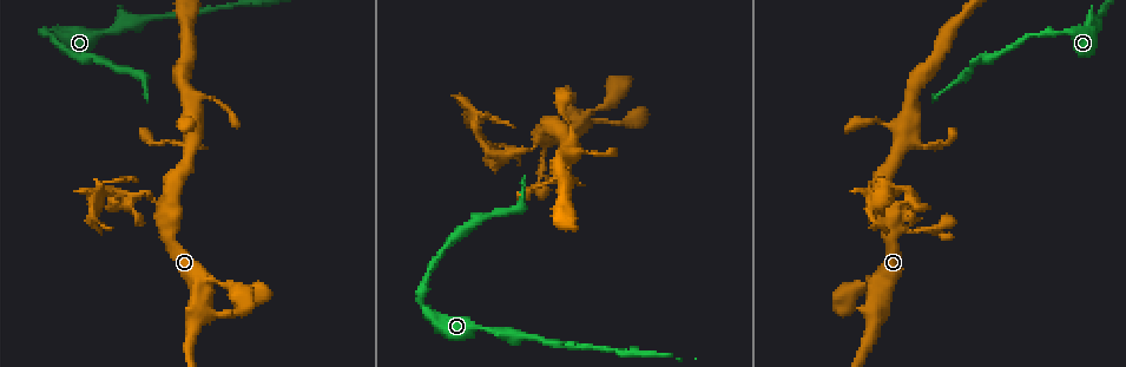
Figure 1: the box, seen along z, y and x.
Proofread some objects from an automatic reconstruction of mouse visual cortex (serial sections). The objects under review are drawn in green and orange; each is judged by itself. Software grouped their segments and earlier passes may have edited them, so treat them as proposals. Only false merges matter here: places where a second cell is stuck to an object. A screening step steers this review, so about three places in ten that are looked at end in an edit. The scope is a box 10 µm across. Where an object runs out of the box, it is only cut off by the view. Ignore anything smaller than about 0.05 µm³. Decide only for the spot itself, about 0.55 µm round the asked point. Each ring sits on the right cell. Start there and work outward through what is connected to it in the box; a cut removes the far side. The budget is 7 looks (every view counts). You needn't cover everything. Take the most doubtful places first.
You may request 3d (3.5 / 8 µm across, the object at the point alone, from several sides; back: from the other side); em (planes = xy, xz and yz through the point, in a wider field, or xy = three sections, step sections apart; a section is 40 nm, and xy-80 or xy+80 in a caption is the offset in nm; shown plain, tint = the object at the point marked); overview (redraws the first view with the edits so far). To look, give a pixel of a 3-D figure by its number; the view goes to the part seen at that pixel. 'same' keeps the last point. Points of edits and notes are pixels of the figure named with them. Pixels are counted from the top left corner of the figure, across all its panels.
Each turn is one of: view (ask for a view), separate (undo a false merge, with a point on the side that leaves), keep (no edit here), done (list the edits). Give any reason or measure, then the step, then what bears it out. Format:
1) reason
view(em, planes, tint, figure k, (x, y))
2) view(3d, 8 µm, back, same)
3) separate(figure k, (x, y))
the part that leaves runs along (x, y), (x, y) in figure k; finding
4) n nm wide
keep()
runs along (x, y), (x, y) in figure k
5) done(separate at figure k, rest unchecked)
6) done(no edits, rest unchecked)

thick turns thin
view(3d, 3.5 µm, figure 1, (1062, 34))

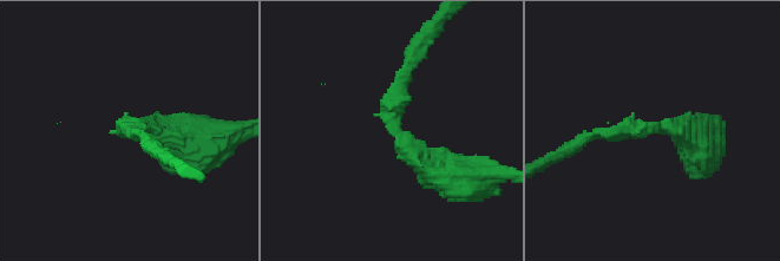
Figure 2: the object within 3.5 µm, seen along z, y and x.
arms of 150, 400 nm; shape alone is not enough
view(em, xy, step 5, tint, figure 2, (393, 131))

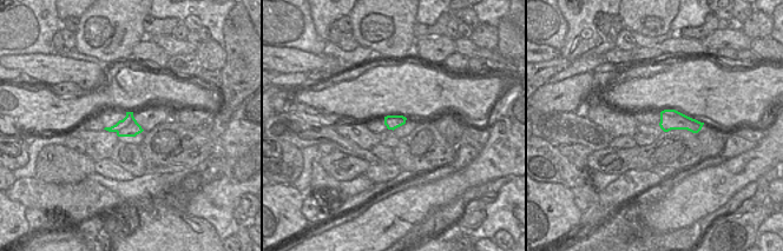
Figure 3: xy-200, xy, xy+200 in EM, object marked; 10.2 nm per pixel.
separate(figure 2, (405, 74))
border along (133, 118), (131, 123), (116, 131) in figure 3; two cells meet here

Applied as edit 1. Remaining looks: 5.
view(overview)

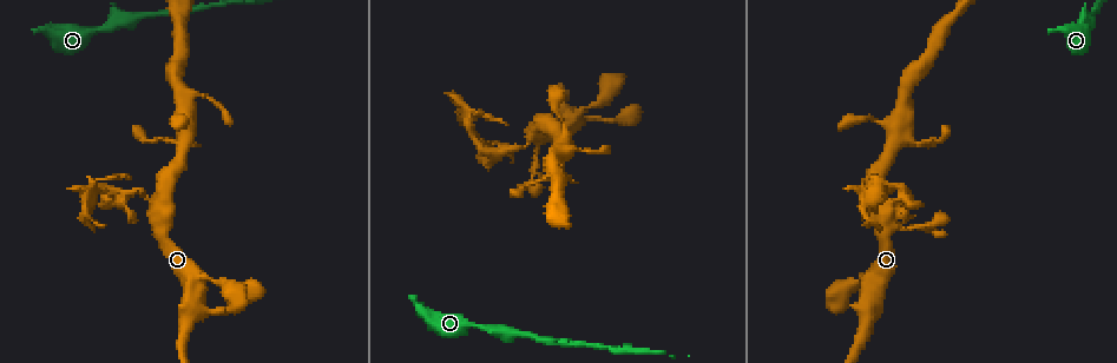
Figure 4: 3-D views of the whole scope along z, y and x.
four arms meet
view(3d, 3.5 µm, back, figure 4, (538, 137))

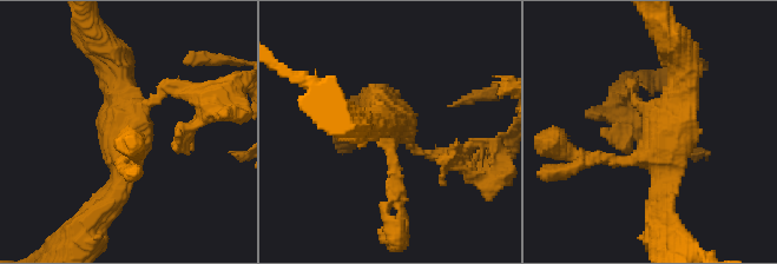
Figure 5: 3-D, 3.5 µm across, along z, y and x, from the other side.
4 arms; arms of 100, 150, 300, 400 nm; need the tissue
view(em, xy, step 2, tint, figure 5, (664, 145))

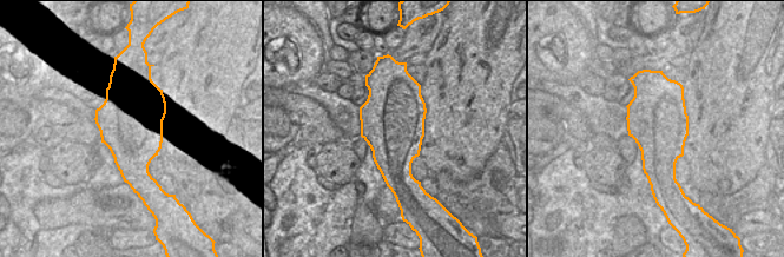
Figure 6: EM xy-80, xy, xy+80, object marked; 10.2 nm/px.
keep()
runs along (658, 200), (683, 52) in figure 5; all the same cell

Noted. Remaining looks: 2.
done(separate at figure 2, rest unchecked)

